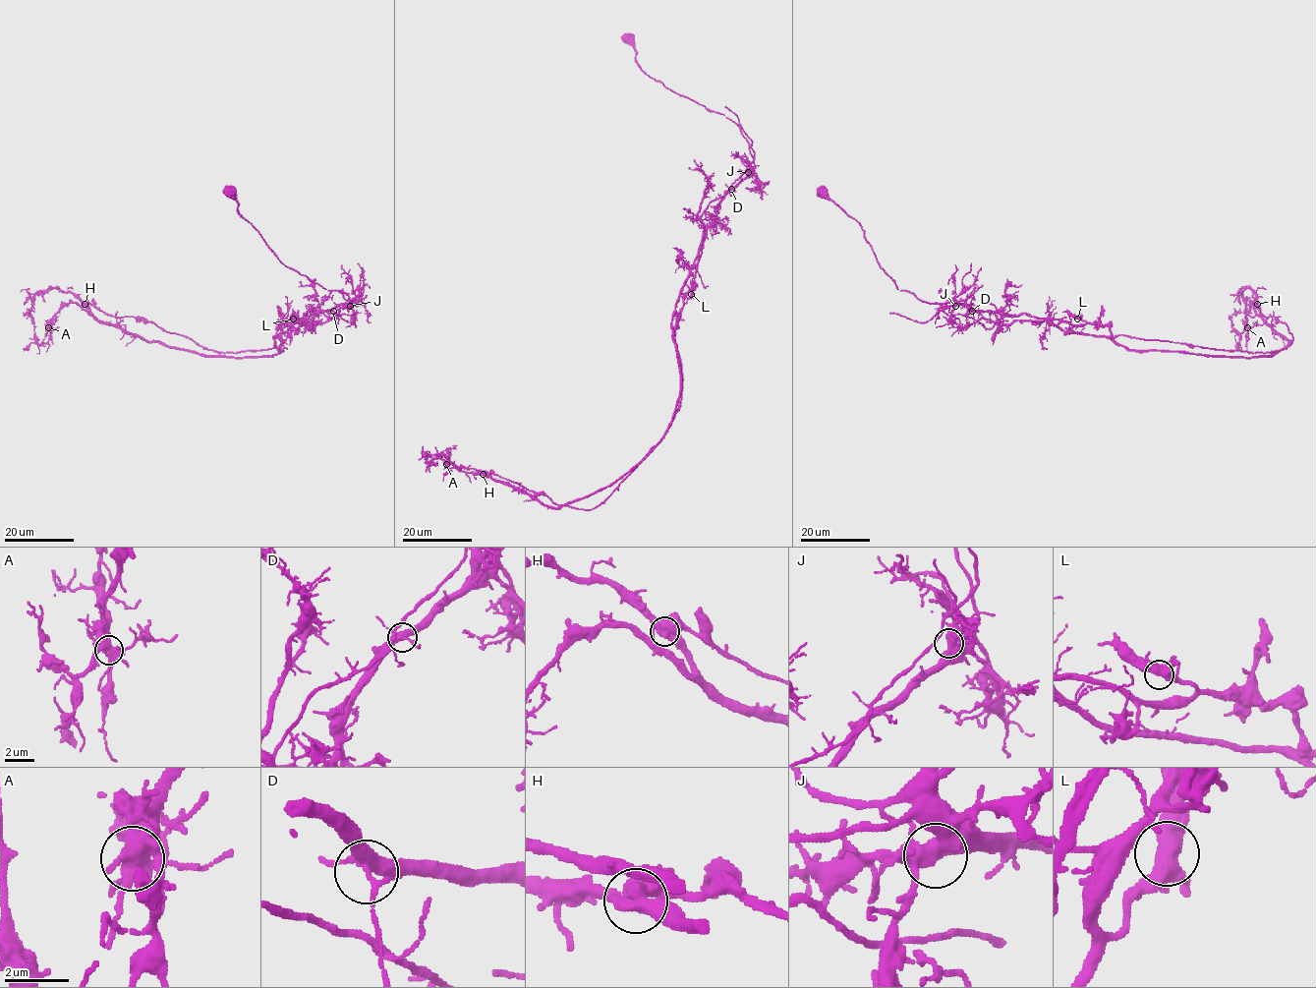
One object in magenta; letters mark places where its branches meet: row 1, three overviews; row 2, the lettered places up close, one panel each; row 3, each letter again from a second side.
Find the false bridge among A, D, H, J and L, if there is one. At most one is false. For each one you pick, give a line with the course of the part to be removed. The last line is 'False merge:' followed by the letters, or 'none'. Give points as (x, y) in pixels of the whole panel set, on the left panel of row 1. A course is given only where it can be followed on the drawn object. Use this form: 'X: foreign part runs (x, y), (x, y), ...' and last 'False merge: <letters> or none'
H: foreign part runs (85, 304), (146, 341), (232, 357), (273, 355), (296, 321), (356, 311), (327, 313)
False merge: H

